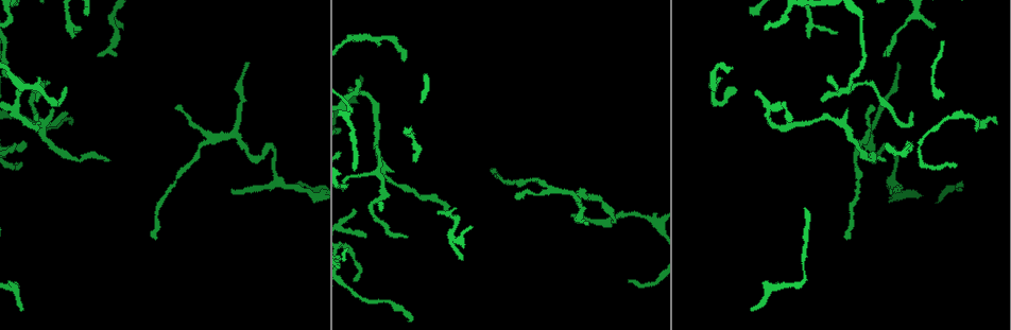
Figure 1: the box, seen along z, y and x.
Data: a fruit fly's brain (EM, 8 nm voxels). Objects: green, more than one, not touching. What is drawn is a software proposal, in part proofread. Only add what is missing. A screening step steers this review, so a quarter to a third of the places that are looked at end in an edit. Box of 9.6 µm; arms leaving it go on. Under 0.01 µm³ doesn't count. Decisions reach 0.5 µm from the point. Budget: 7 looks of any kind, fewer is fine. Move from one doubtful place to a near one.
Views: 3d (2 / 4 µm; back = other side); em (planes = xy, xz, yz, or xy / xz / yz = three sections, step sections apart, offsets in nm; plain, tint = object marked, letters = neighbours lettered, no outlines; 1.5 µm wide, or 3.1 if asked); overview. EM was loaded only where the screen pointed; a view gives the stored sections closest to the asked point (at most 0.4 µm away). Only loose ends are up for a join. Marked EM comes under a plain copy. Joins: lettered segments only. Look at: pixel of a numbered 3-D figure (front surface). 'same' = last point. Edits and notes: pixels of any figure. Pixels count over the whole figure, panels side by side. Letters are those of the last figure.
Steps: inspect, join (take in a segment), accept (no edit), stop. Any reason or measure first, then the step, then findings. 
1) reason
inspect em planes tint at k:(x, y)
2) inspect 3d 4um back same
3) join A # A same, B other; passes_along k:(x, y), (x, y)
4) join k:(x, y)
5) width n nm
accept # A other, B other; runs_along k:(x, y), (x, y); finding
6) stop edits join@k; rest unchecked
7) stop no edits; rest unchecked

inspect em planes letters at 1:(845, 239)

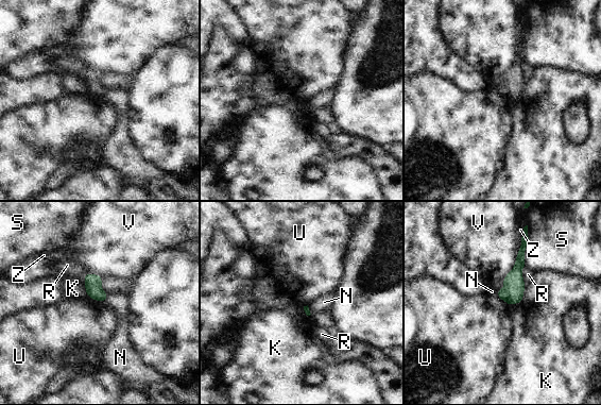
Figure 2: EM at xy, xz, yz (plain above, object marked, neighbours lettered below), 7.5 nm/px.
accept # K other, N other, R other, S other, U other, V other, Z other; runs_along 2:(524, 242), (510, 301); none of them fits

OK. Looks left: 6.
tapers out
inspect em yz step 8 letters at 1:(106, 161)

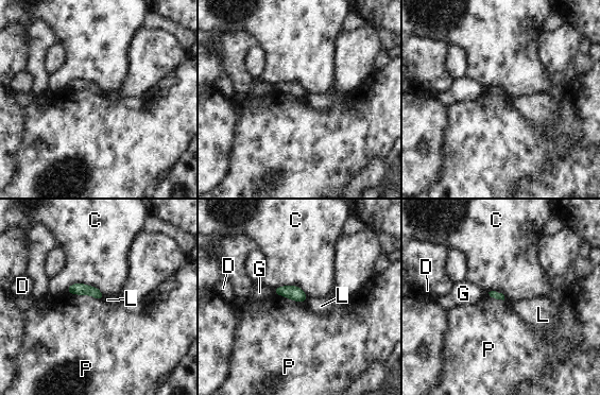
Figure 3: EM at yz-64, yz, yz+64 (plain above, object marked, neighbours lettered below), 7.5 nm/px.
cut it another way
inspect em planes letters same

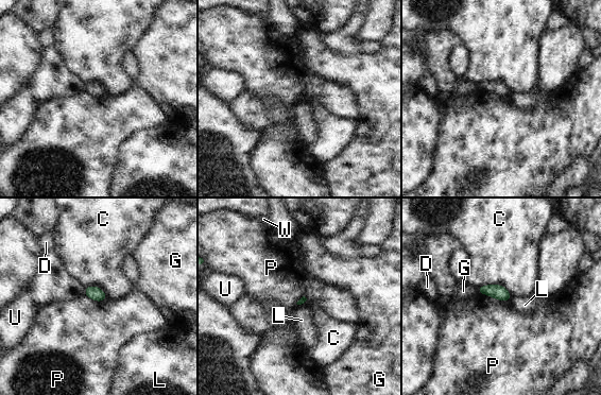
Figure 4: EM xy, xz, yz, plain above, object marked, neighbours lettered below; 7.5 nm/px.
accept # C other, D other, G other, L other, P other, U other, W other; no lettered segment goes on from it

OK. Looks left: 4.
branch stops here
inspect 3d 4um at 1:(77, 33)

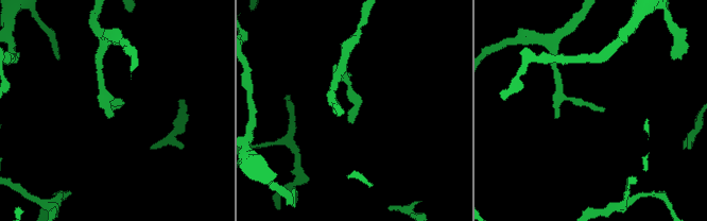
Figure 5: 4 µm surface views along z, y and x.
shape alone is not enough
inspect em planes letters at 5:(602, 110)

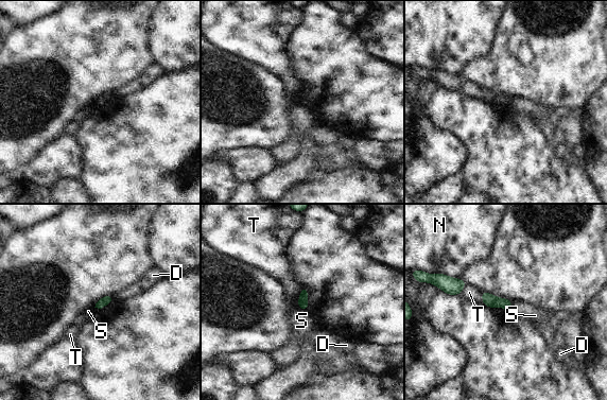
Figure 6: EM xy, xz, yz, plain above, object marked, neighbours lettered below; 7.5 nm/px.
width 70 nm; longest_contact N 170 nm
accept # D other, N other, S other, T other; none of them fits

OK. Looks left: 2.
stop no edits; rest unchecked

